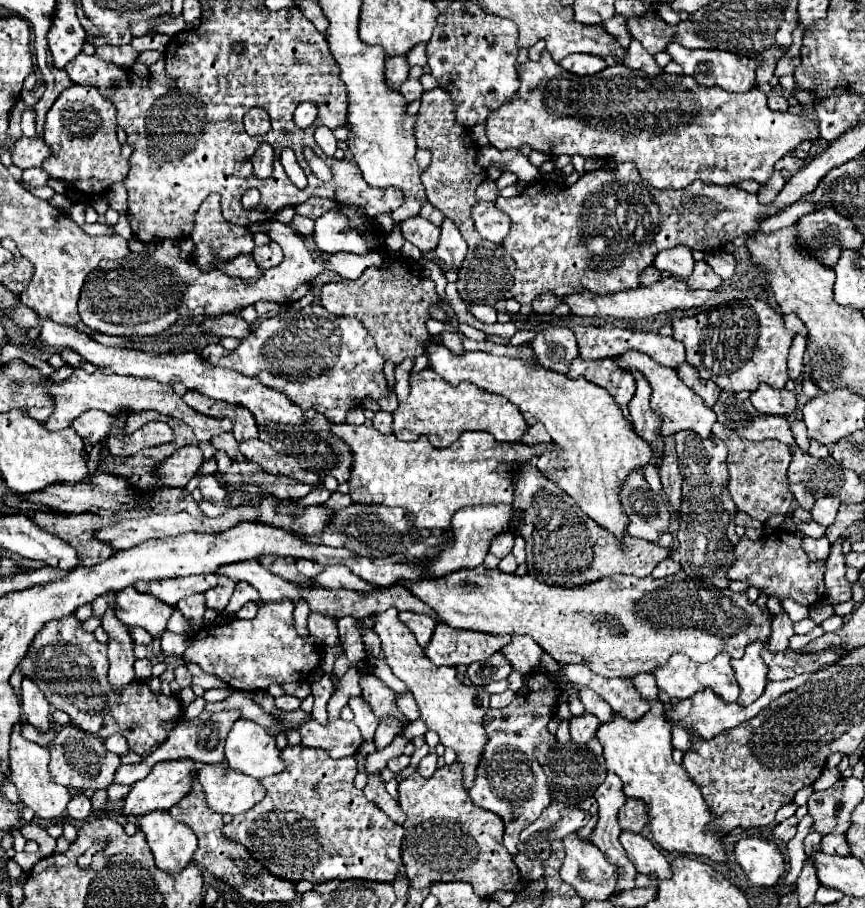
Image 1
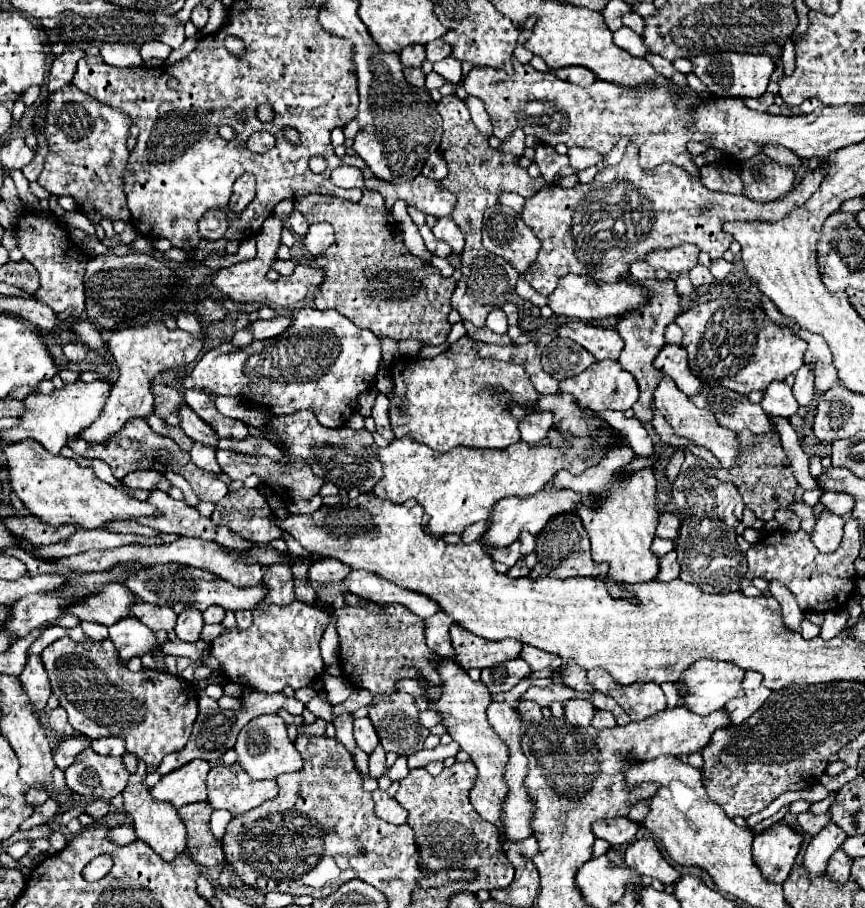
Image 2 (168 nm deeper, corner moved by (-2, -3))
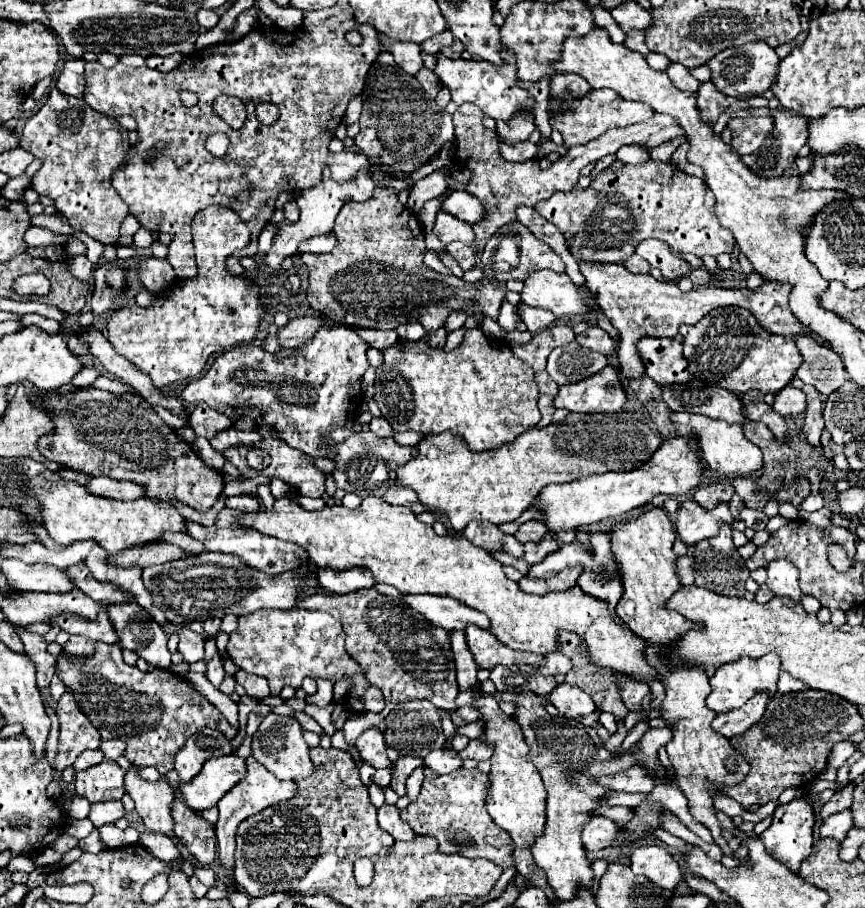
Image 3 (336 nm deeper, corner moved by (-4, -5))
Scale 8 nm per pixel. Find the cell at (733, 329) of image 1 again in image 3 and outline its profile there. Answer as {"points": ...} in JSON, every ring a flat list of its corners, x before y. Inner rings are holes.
{"points":[[741,307,715,309,715,311,707,313,695,325,681,325,679,333,685,337,683,355,689,361,689,373,703,383,719,383,719,387,723,387,735,395,743,395,751,389,757,389,761,393,781,391,793,379,795,371,803,363,803,355,799,353,799,349,795,347,791,337,783,337,783,335,775,335,775,333,765,331,757,323,757,319,747,309,741,309]]}

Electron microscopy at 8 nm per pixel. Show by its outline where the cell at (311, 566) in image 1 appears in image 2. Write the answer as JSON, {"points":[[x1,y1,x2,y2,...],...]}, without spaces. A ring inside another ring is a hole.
{"points":[[317,559,309,569,309,579,317,583,339,583,351,573,351,567,333,561,333,559]]}

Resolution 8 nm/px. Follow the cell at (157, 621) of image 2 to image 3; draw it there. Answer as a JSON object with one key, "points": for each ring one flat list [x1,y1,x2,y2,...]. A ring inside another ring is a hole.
{"points":[[79,563,79,567,69,567,67,569,71,573,73,583,91,599,95,601,103,601,103,603,123,603,123,601,135,601,133,595,129,595,129,591,121,589,117,591,117,587,109,587,107,583,97,581,89,571,85,563]]}

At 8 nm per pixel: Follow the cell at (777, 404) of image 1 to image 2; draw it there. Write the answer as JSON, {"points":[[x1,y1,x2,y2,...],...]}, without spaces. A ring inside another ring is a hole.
{"points":[[771,383,769,389,765,391,765,397,761,401,761,407,765,409,765,413,773,415,773,417,793,417,799,409,791,387,781,383]]}

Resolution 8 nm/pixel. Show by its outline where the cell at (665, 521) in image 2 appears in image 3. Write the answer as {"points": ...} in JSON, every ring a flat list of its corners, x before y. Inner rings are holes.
{"points":[[687,499,683,503,683,507,679,507,679,511,677,511,675,531,677,531,677,535,683,543,693,545,701,539,707,539,707,537,715,535,721,521,727,521,727,523,735,521,731,511,729,511,729,505,723,503,715,511,707,513,693,499]]}

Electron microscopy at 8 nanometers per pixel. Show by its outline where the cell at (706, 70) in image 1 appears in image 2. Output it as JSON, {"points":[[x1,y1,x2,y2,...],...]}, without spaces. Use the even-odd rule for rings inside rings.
{"points":[[717,53,717,55,699,55,691,59,693,73,707,85,713,95,721,97,761,97,767,91,771,73,775,69,769,55,751,55,751,53]]}

